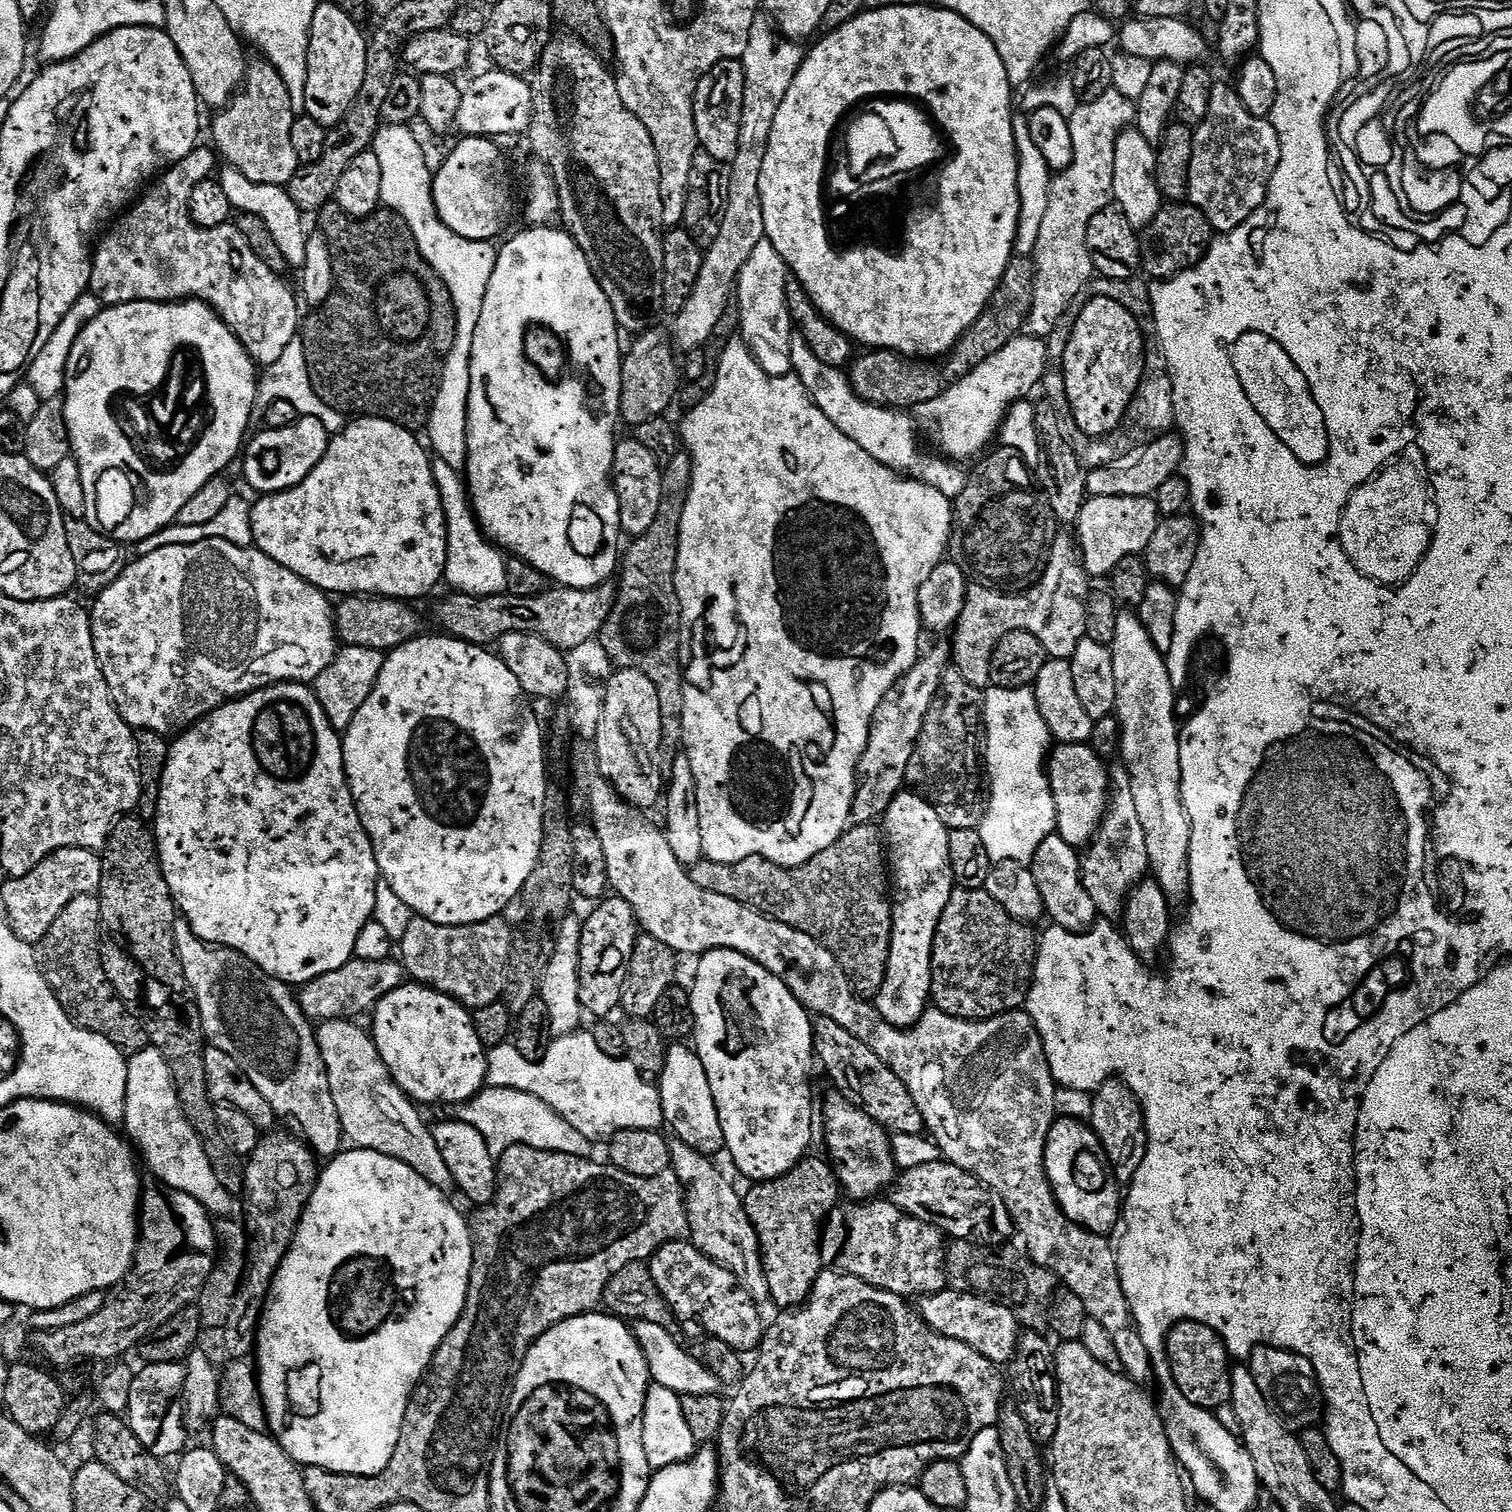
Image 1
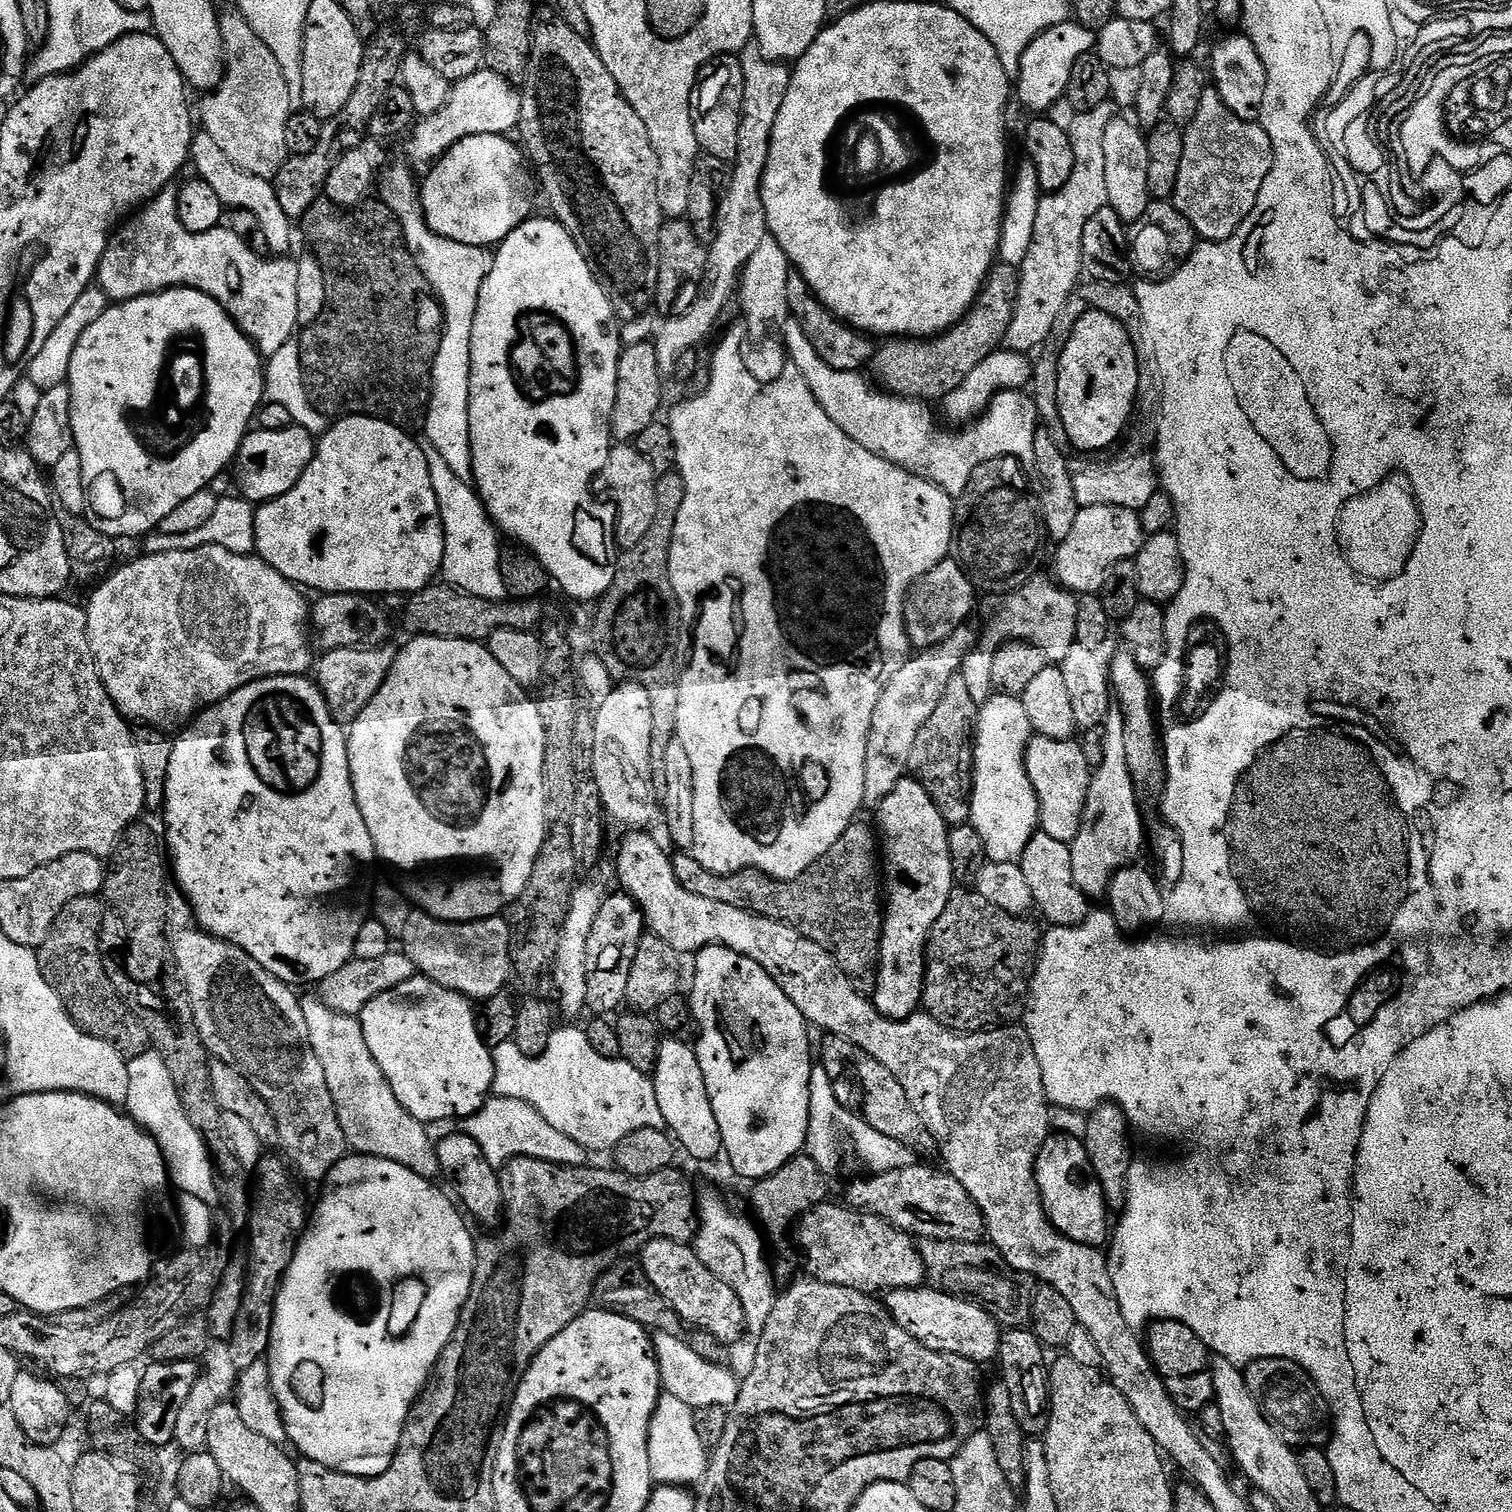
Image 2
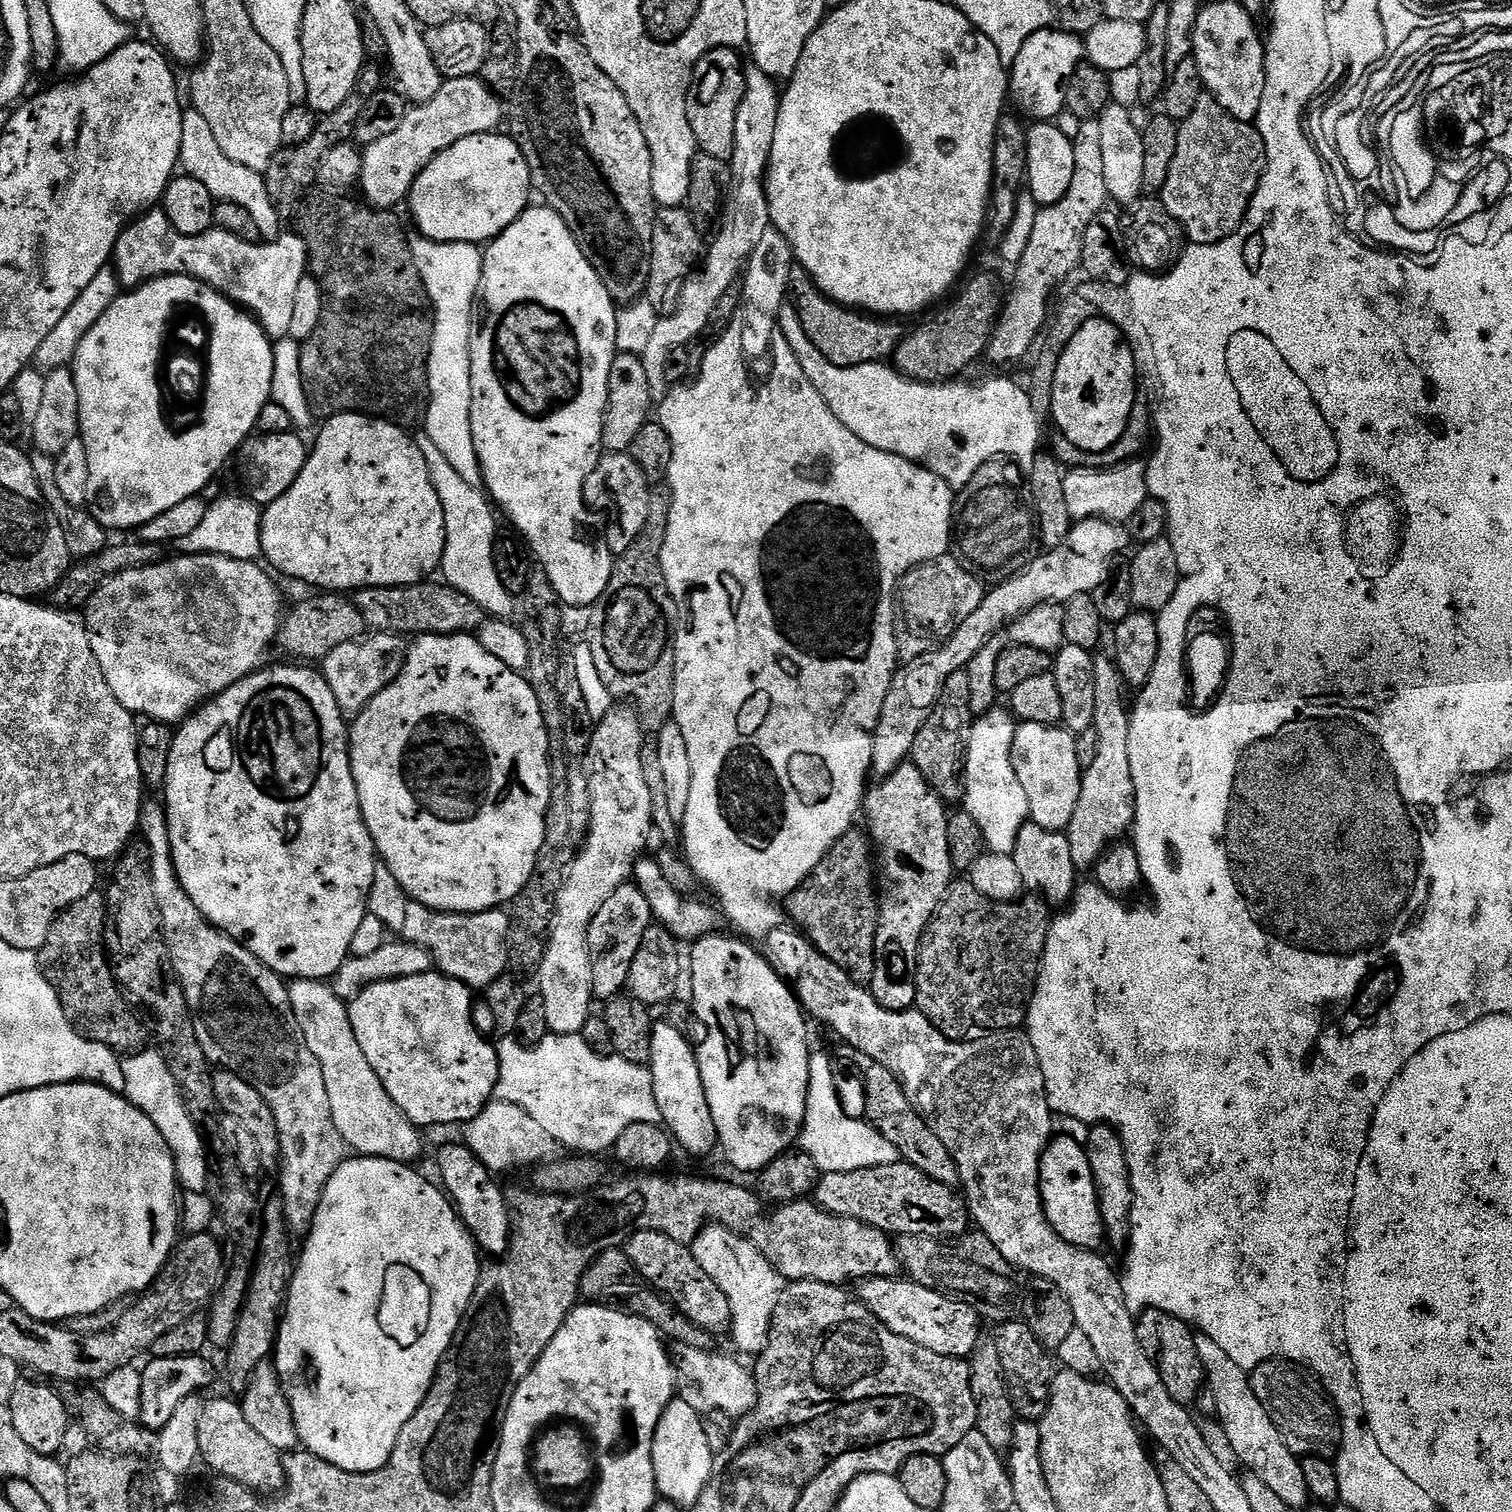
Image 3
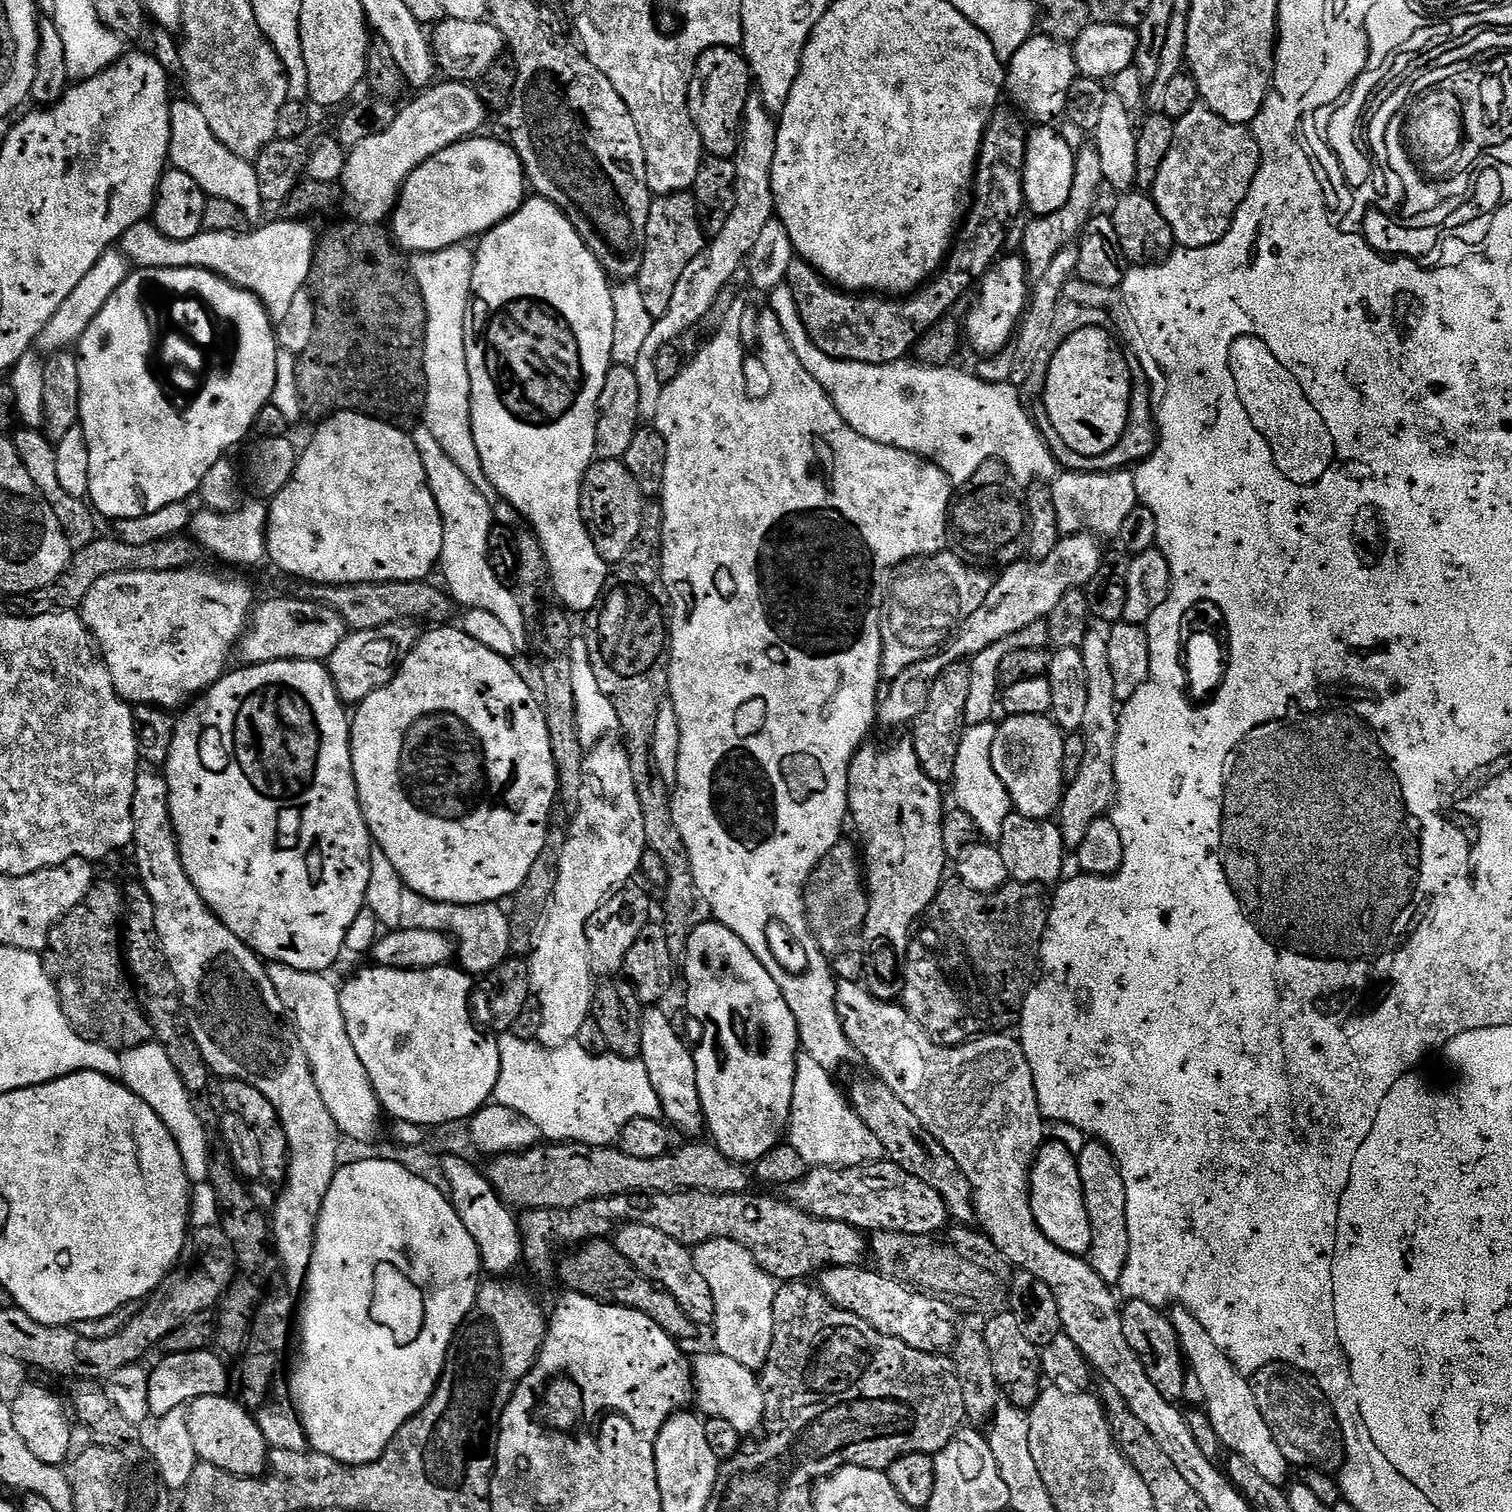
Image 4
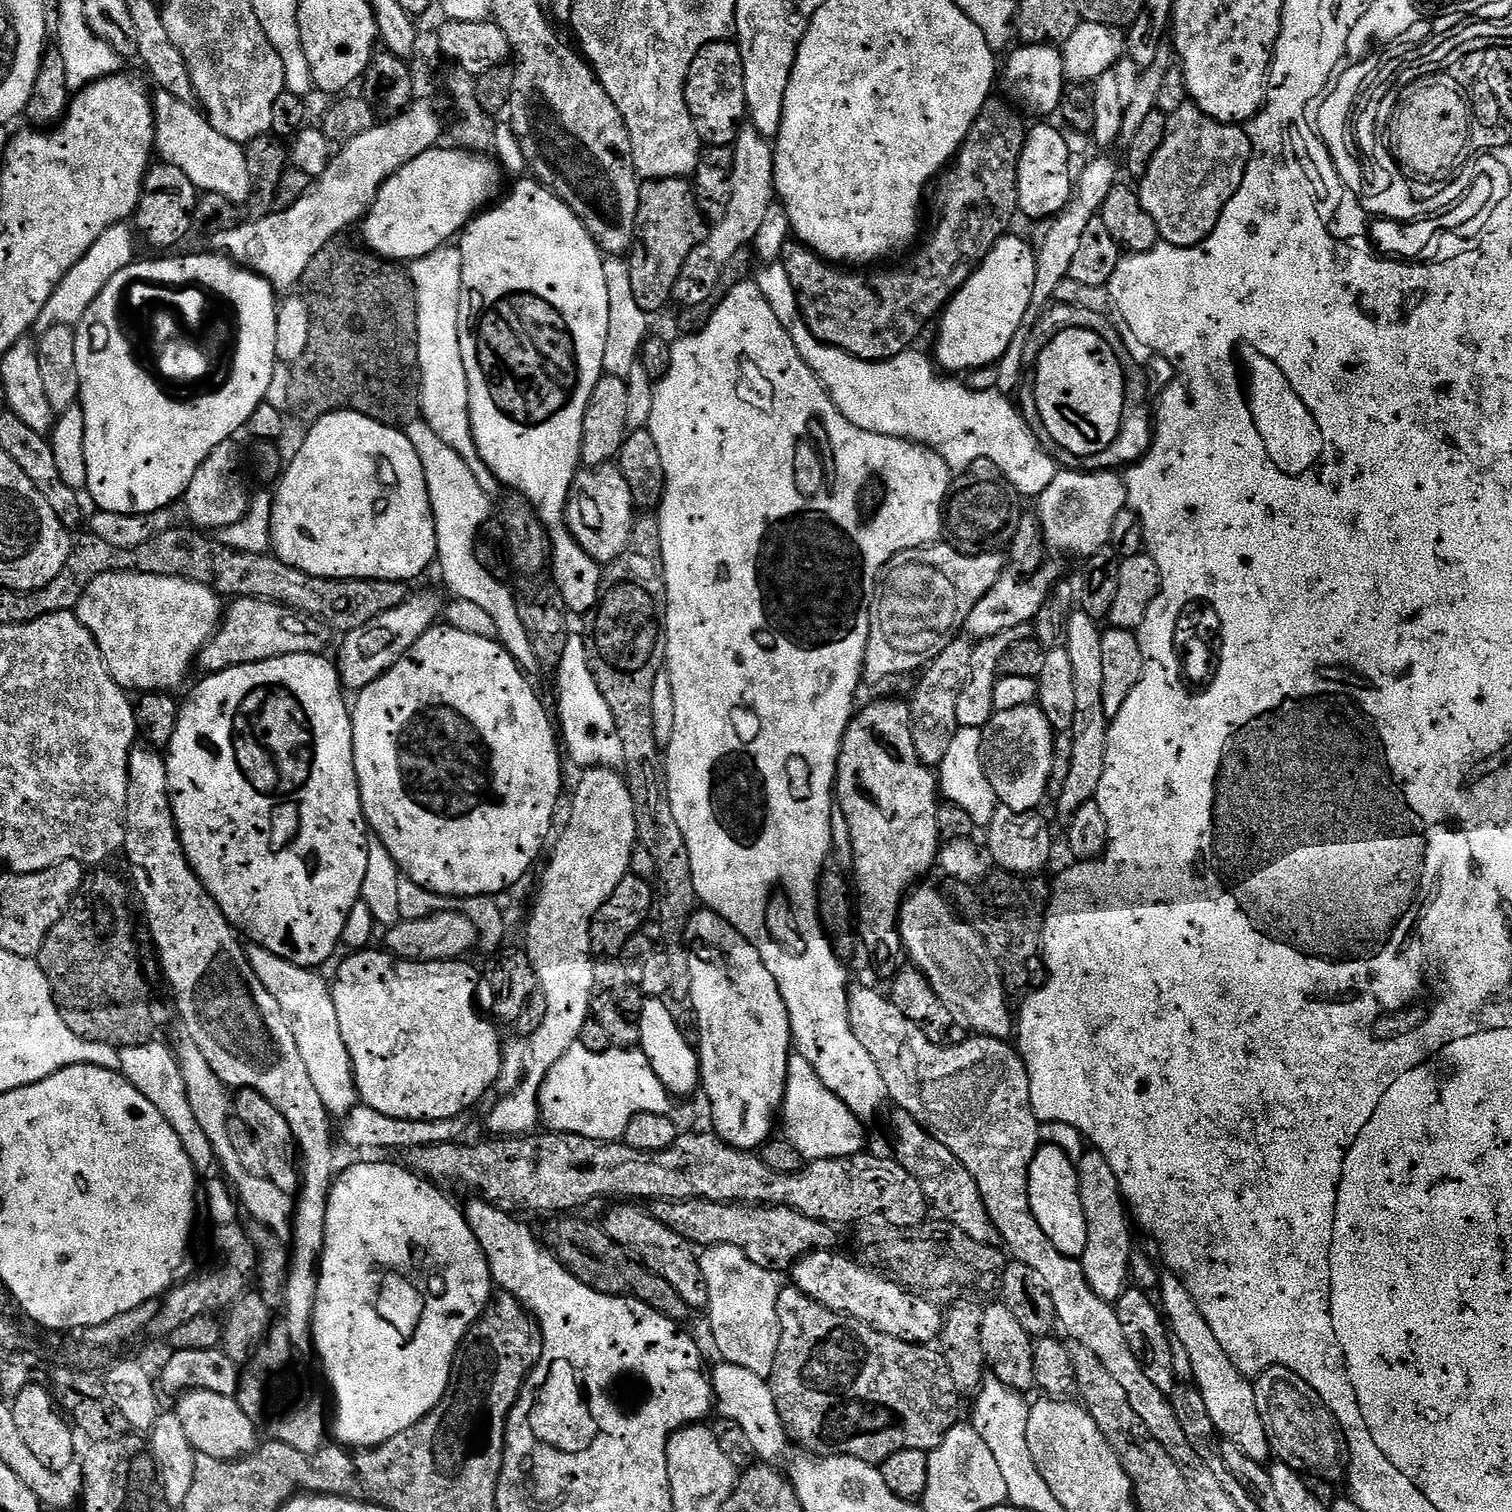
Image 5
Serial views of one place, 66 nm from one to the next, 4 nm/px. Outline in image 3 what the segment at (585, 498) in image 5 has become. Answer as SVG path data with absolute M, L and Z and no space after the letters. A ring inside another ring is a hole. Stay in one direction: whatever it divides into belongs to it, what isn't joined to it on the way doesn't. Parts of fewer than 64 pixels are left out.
M609 452L601 455L598 466L586 478L584 495L593 509L608 508L608 516L612 525L608 528L606 539L608 549L614 554L630 550L630 546L642 534L646 522L650 518L650 502L654 495L653 489L648 489L650 477L634 462L628 452Z

